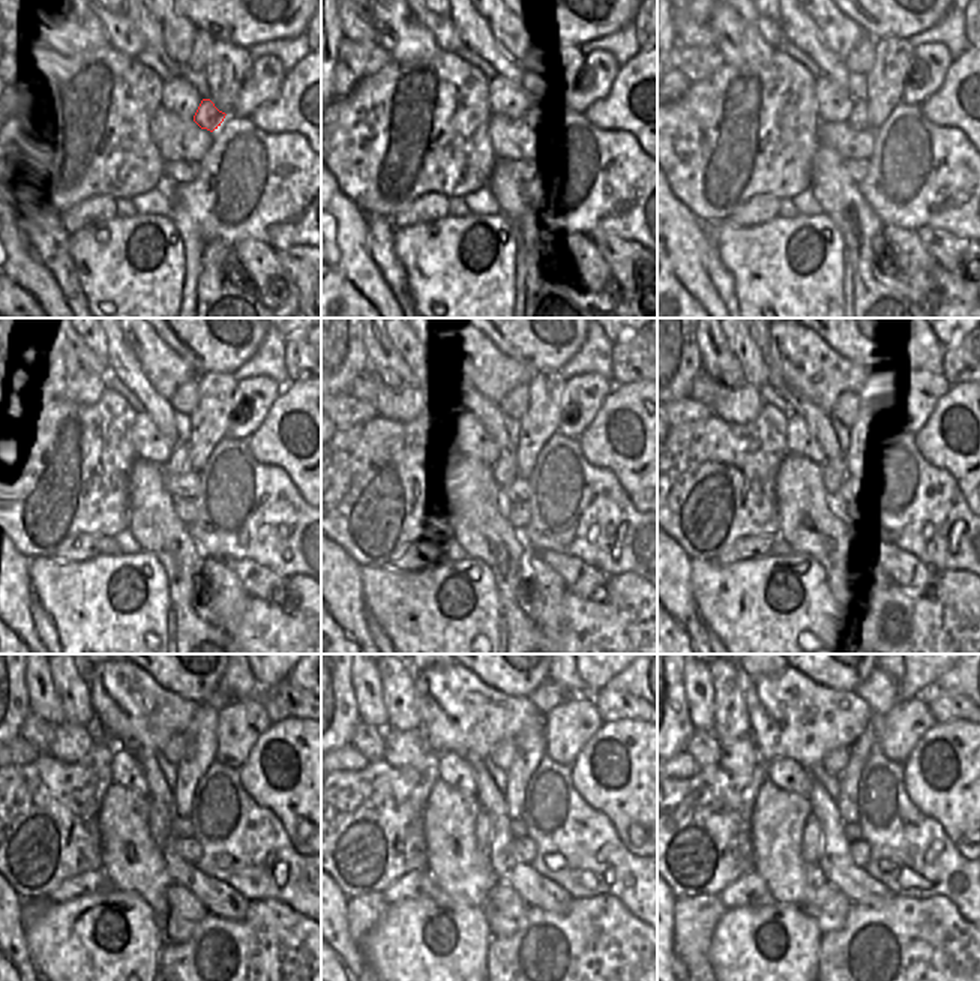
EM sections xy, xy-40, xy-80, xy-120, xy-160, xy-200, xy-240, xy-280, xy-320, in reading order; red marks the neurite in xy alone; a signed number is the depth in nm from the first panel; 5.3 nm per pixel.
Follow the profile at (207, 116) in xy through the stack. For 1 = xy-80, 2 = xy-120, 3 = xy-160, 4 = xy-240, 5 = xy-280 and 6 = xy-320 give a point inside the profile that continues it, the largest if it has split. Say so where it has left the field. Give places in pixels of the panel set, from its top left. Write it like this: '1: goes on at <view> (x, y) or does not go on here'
1: goes on at xy-80 (857, 120)
2: goes on at xy-120 (177, 462)
3: goes on at xy-160 (505, 470)
4: goes on at xy-240 (161, 815)
5: goes on at xy-280 (482, 824)
6: goes on at xy-320 (811, 843)

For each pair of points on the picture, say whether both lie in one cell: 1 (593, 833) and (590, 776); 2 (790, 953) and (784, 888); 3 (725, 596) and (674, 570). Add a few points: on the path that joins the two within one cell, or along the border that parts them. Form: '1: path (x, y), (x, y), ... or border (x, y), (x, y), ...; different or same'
1: border (572, 777), (572, 786), (610, 821), (616, 833); different
2: border (776, 902), (788, 902), (799, 906); different
3: border (691, 561), (691, 594), (698, 614); different

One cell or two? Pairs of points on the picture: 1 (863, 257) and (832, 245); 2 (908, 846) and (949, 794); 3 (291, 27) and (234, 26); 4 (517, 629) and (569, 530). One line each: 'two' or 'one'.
1: two
2: two
3: one
4: two

